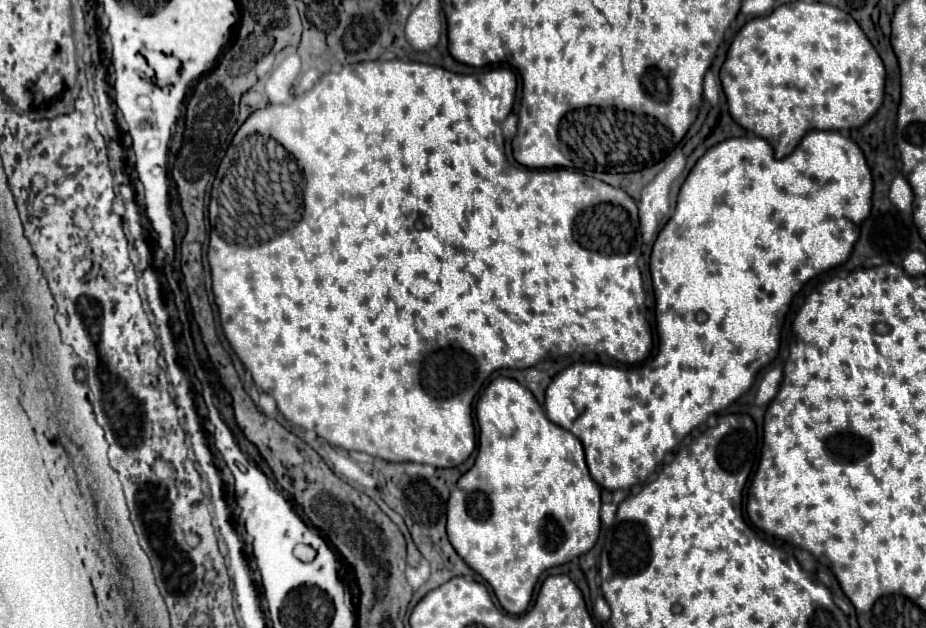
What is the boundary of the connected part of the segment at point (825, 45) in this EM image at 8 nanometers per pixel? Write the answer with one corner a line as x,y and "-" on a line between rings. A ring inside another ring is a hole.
793,1
777,7
771,15
755,17
743,25
727,51
721,83
731,117
743,129
769,141
775,157
781,159
813,129
839,131
867,123
883,103
885,69
881,57
849,13
825,3

